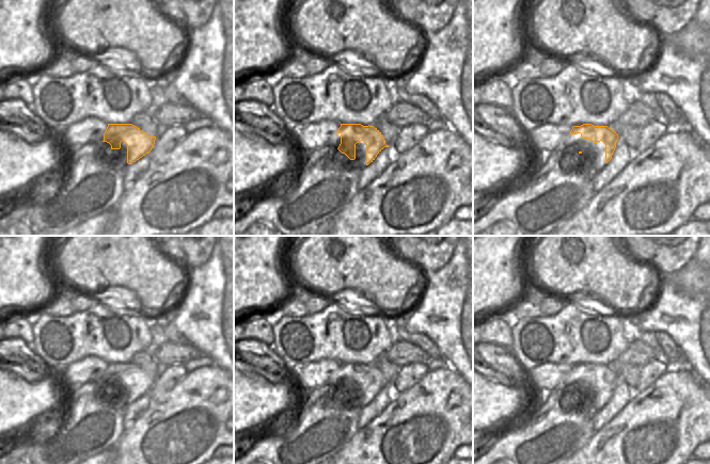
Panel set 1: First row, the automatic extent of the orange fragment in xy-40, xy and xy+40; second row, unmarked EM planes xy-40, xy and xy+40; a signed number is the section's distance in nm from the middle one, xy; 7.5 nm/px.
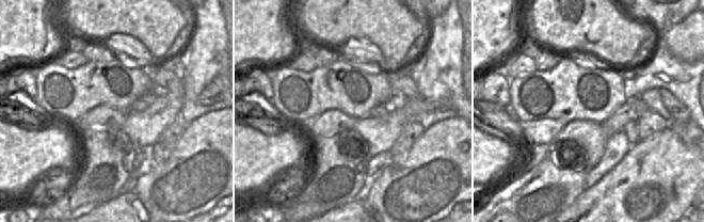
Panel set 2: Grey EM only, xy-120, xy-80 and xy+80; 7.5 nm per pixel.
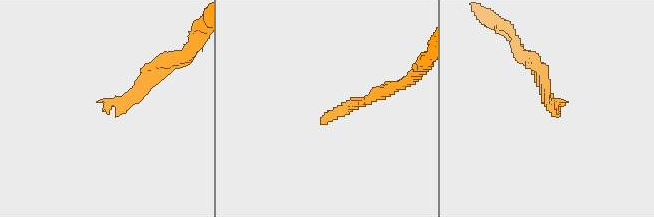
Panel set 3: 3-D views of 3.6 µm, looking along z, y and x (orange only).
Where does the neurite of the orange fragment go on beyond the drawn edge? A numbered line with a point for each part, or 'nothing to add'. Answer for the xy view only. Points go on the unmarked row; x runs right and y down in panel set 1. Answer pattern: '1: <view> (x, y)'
1: xy (360, 401)

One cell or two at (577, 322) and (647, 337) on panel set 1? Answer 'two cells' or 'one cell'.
one cell

